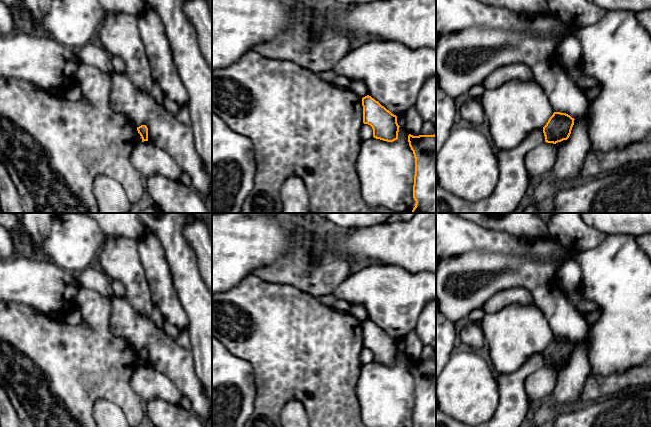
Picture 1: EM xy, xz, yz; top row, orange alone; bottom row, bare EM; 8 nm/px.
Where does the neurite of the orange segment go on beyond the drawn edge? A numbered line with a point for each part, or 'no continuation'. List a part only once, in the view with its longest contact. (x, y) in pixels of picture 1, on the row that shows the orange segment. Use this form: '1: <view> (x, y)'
no continuation

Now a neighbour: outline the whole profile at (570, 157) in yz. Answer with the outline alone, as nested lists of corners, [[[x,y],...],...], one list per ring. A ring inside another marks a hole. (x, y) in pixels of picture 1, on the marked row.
[[[587,117],[574,120],[568,140],[557,148],[553,172],[559,182],[575,178],[581,171],[591,143],[587,131]]]

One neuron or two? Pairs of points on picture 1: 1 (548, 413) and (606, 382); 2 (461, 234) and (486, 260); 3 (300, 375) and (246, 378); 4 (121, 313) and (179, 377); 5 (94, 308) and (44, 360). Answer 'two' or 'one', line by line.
1: one
2: two
3: two
4: one
5: one

